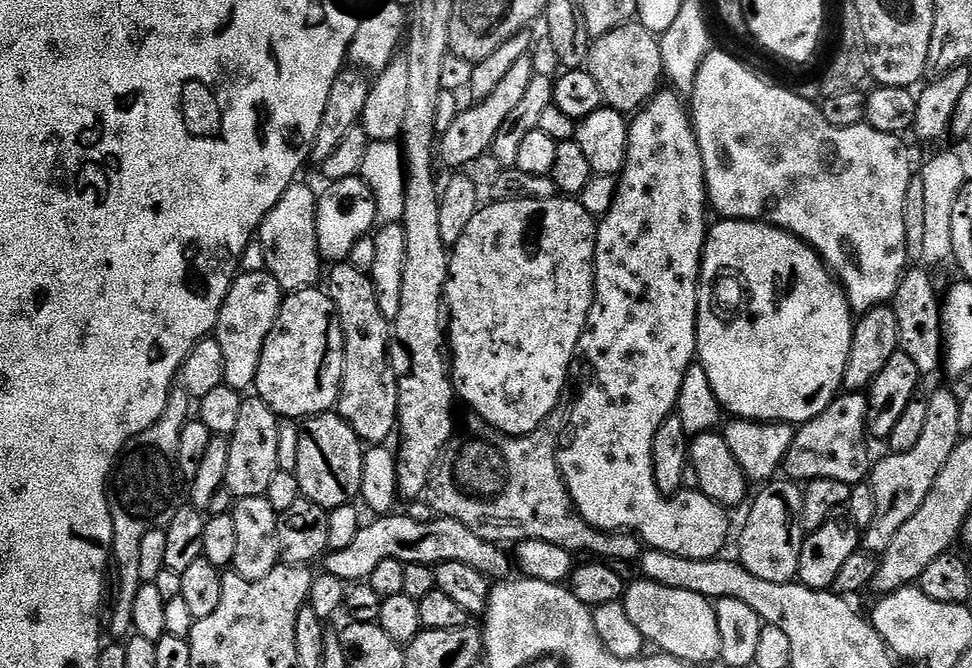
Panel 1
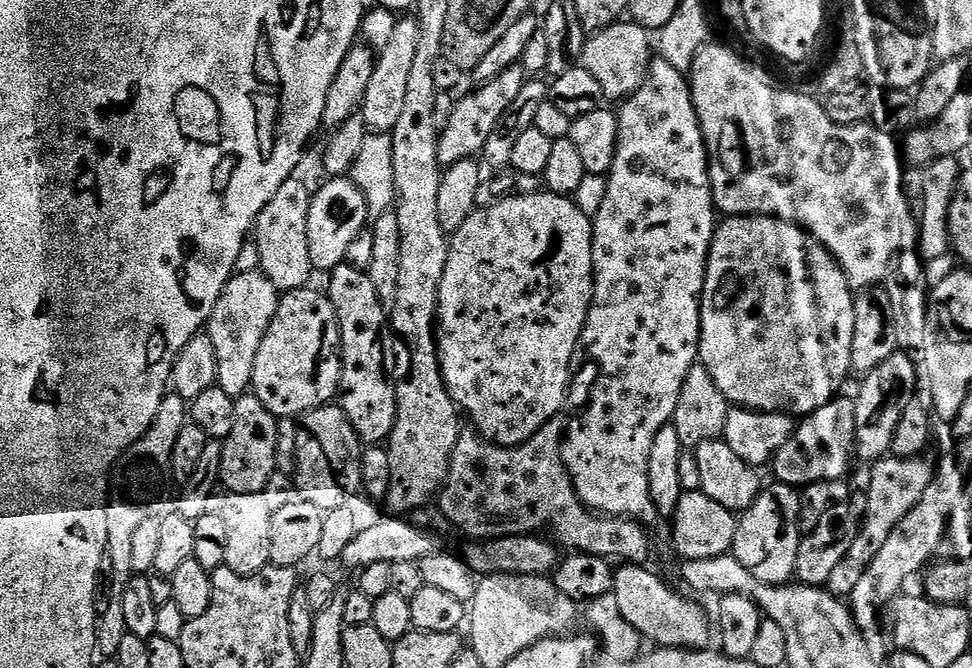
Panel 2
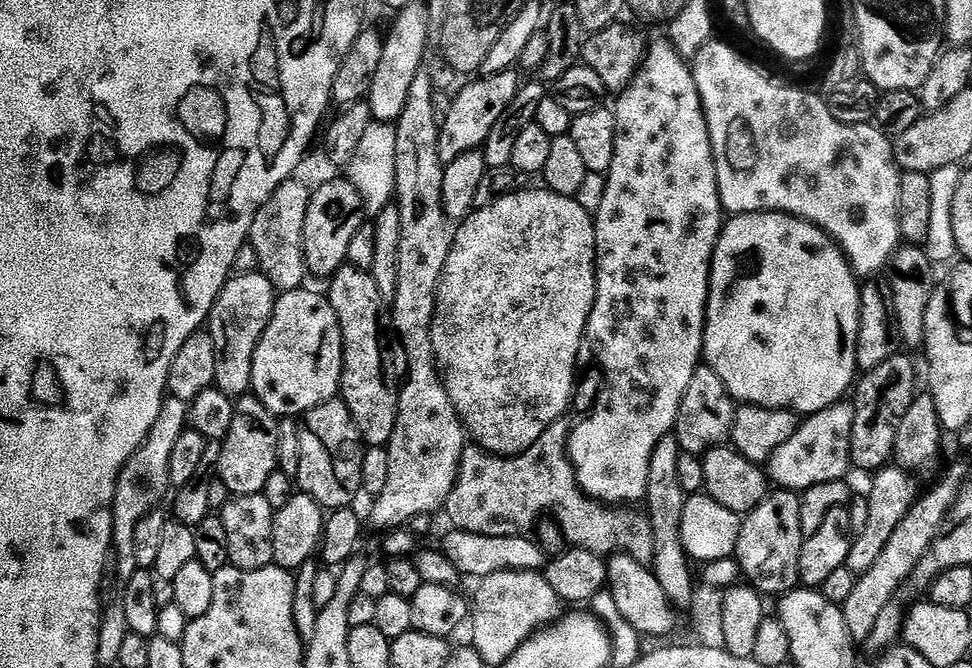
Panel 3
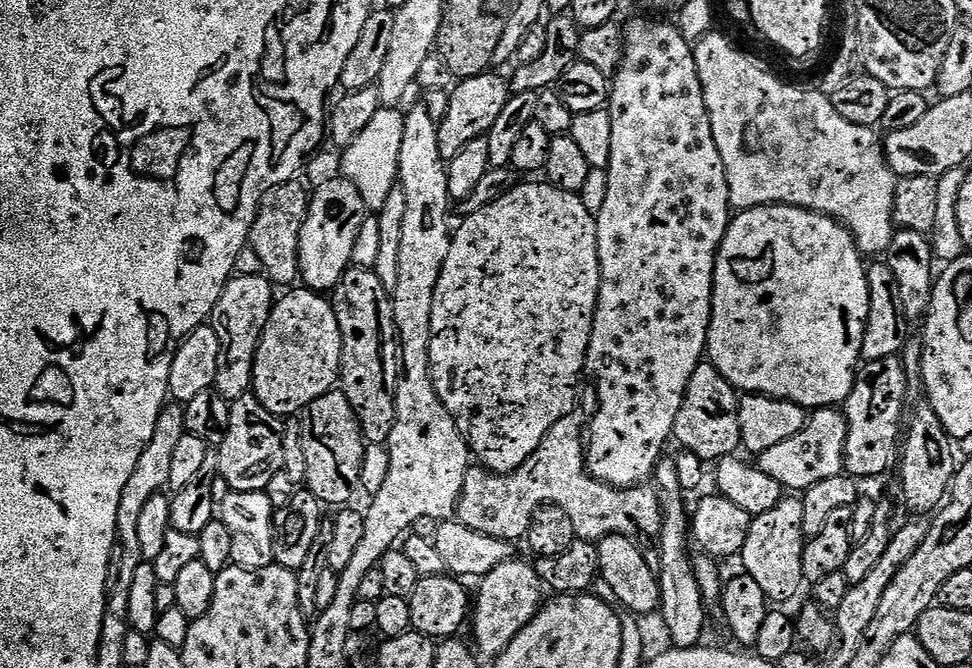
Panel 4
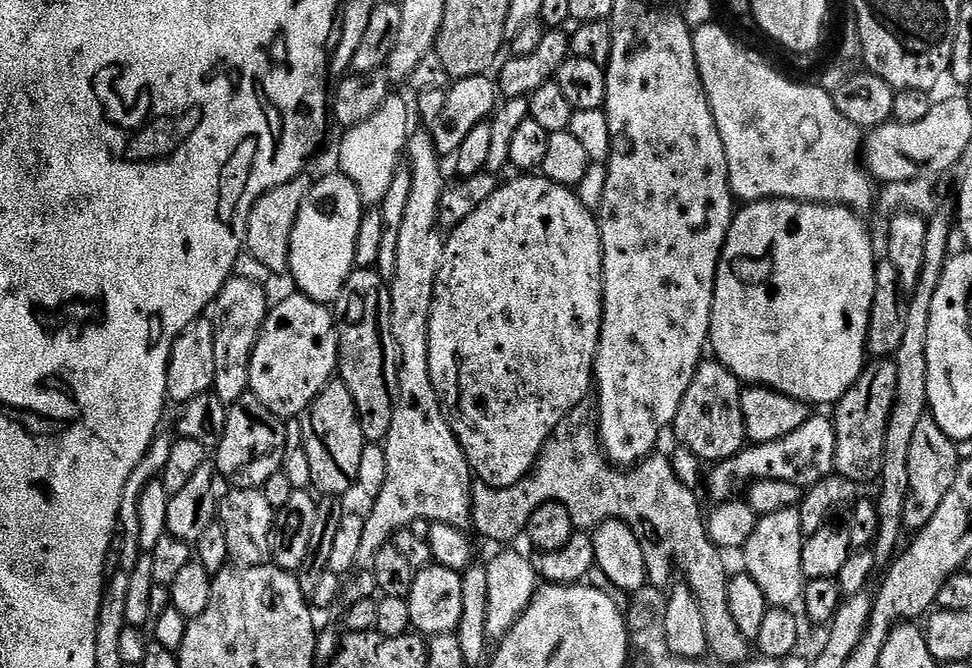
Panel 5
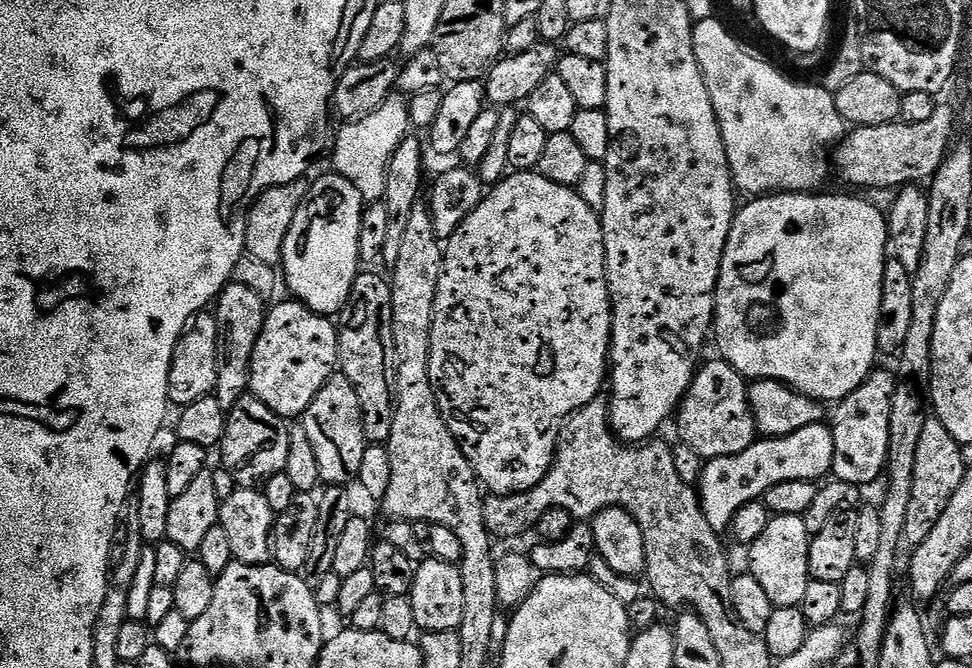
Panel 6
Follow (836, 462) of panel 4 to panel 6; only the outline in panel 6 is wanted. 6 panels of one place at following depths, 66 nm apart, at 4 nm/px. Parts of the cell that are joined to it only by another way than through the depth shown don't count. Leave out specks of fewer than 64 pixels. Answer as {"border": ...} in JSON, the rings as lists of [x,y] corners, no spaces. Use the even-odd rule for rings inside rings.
{"border":[[[827,423],[806,426],[803,430],[794,430],[794,434],[789,436],[773,436],[771,438],[757,439],[742,454],[730,454],[722,458],[714,458],[707,461],[701,470],[700,481],[698,483],[698,495],[700,505],[706,514],[706,522],[717,530],[728,530],[732,527],[732,519],[747,504],[757,503],[768,491],[779,483],[798,482],[799,480],[809,480],[820,482],[831,473],[834,462],[834,438],[832,429]]]}

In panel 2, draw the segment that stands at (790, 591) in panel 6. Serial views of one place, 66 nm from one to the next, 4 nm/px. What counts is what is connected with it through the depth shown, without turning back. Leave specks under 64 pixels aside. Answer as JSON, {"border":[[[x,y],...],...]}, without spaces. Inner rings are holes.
{"border":[[[772,482],[739,517],[734,555],[754,578],[767,584],[790,584],[796,580],[798,546],[802,539],[800,500],[801,493],[793,485]]]}

